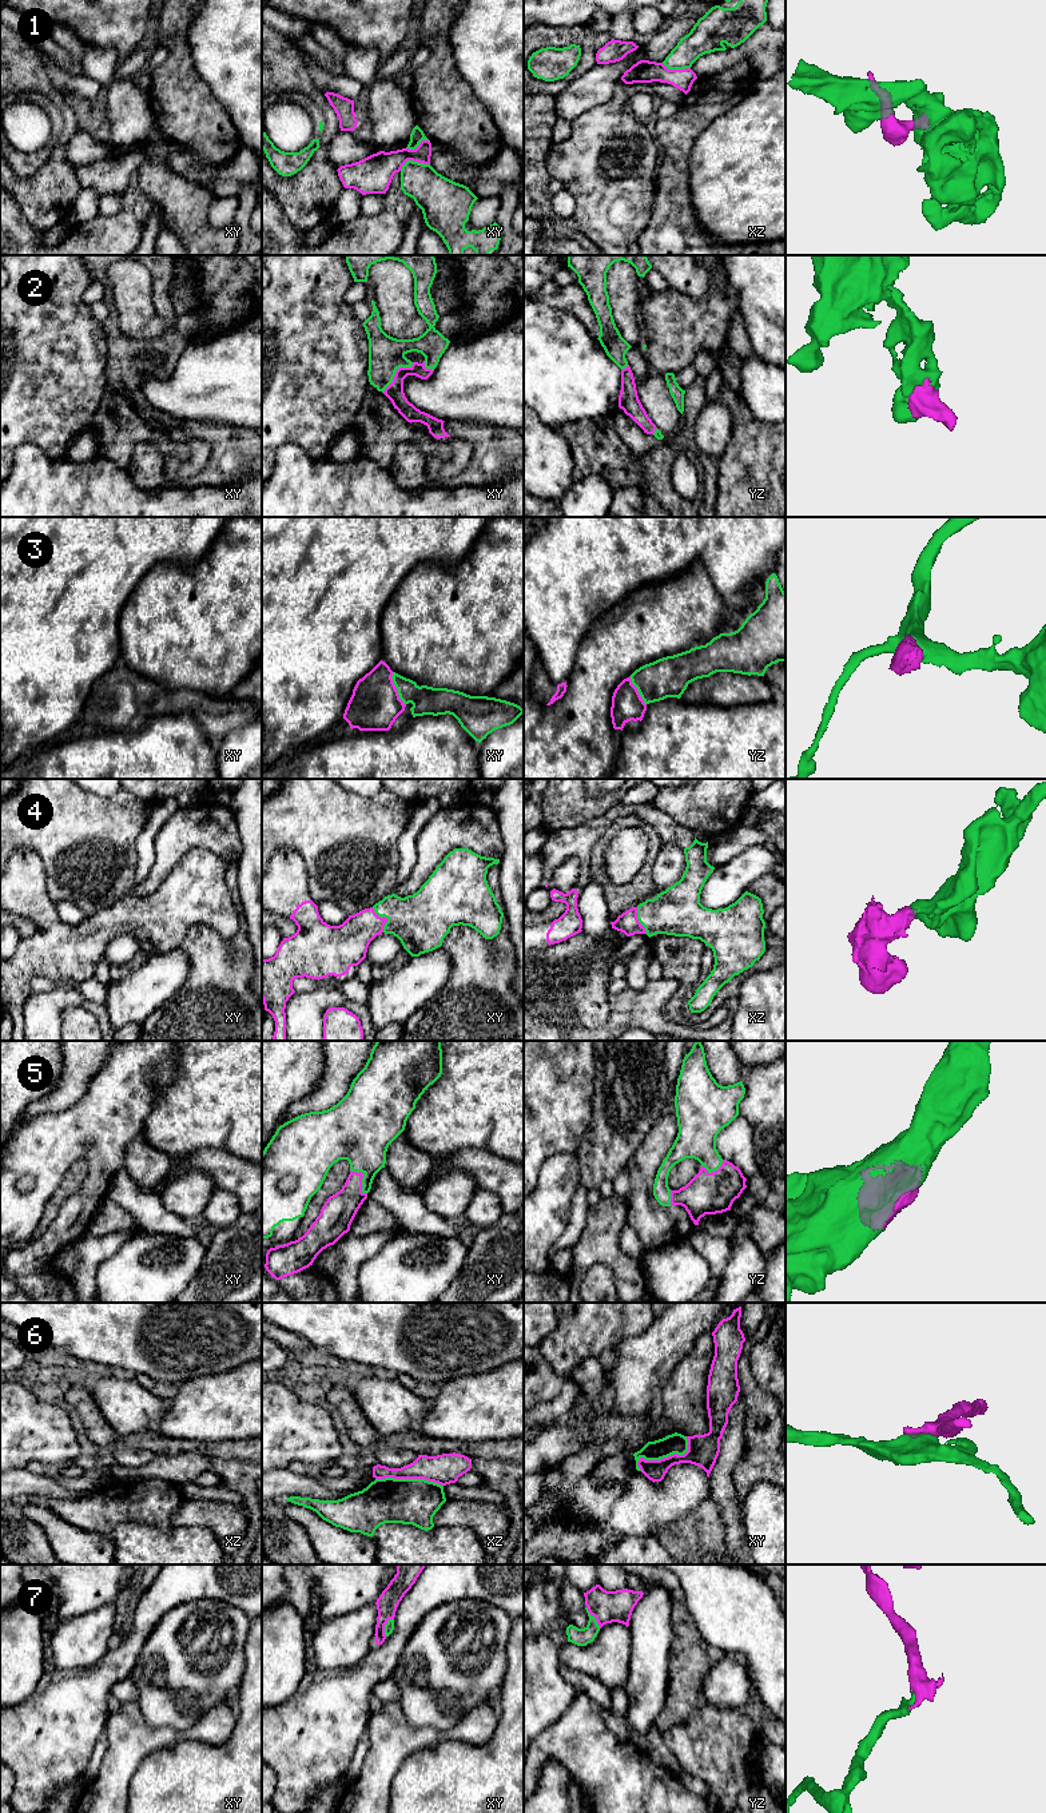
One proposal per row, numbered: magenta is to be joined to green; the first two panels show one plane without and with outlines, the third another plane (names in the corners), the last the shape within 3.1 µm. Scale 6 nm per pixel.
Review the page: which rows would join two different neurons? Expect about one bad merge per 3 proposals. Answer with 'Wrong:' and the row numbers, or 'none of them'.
Wrong: 1, 6

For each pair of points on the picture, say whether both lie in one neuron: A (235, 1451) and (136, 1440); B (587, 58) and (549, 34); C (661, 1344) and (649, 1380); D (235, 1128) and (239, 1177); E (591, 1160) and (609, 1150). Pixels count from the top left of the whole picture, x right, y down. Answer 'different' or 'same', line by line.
A: same
B: same
C: same
D: different
E: same

